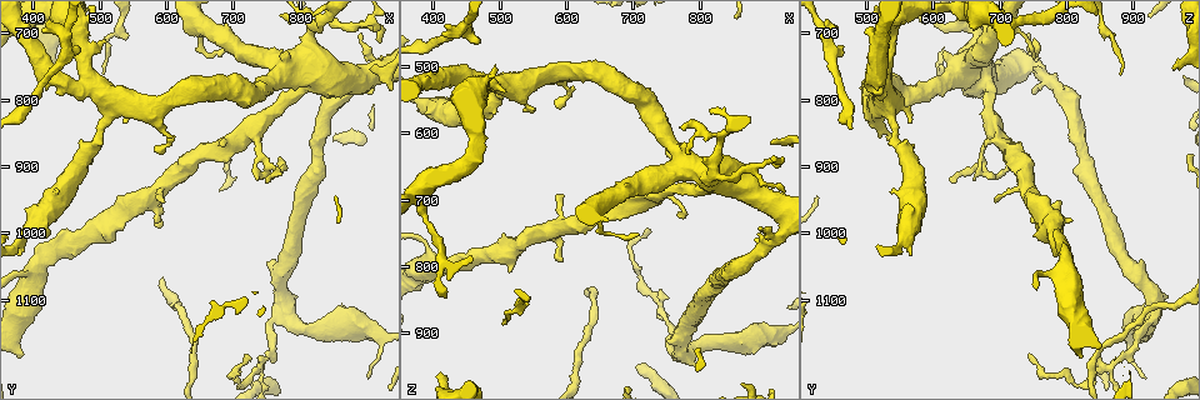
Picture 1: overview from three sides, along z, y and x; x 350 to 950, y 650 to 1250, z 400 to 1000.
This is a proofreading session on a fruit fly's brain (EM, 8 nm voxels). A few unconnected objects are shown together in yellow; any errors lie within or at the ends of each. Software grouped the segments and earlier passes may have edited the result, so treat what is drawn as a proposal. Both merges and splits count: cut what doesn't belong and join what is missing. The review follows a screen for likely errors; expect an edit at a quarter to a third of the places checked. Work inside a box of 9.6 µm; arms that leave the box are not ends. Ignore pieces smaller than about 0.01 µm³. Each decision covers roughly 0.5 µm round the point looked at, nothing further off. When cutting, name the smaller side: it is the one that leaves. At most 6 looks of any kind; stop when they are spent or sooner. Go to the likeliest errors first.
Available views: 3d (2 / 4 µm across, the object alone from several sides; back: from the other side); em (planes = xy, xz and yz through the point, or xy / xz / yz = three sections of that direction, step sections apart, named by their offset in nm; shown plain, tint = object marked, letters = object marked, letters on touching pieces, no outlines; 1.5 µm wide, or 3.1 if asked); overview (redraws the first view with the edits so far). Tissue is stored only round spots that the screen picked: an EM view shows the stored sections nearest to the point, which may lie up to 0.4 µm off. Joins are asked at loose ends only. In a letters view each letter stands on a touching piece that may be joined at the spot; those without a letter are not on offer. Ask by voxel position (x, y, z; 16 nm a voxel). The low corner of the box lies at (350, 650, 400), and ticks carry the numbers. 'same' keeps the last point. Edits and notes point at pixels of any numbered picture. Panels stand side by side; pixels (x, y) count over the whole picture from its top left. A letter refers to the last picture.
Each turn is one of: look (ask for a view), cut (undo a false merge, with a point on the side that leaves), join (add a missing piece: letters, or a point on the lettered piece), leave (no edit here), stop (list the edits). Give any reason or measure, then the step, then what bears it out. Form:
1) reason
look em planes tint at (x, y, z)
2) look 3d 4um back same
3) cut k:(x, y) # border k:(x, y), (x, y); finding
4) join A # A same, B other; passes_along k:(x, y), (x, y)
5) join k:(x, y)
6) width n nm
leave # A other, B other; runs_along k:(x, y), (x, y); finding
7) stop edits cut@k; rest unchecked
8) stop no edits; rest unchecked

an open end
look 3d 2um at (720, 1180, 750)

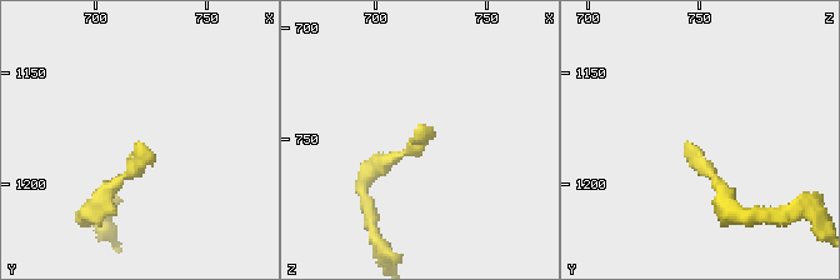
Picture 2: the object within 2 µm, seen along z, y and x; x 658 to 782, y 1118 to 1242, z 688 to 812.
shape alone is not enough
look em planes letters at (718, 1182, 747)

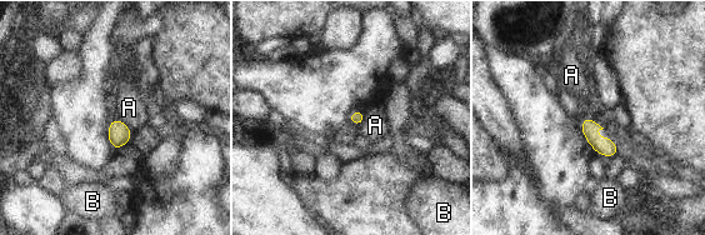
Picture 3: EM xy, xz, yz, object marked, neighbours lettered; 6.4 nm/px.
width 80 nm
leave # A other, B other; border 3:(119, 119), (133, 131); none of them fits

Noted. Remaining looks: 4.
arms part here
look 3d 2um at (740, 1195, 865)

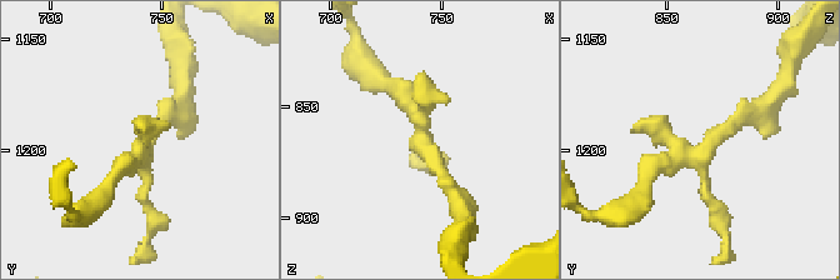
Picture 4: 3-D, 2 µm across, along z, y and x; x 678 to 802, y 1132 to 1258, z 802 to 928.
arms 3; now the EM
look em xy step 4 tint at (741, 1197, 865)

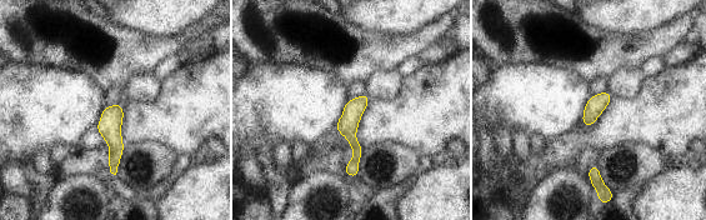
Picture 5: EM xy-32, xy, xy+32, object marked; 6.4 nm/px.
cut it another way
look em planes letters same

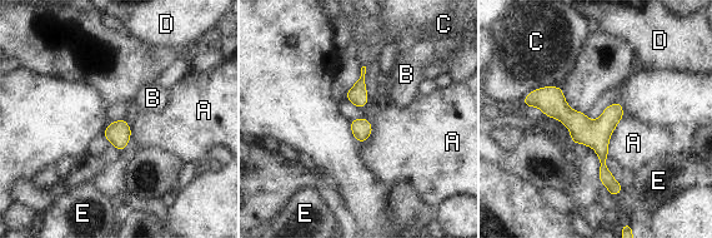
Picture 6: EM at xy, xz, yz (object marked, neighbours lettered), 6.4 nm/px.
leave # A other, B other, C other, D other, E other; runs_along 6:(526, 102), (572, 119), (618, 188); continuous, no second neuron

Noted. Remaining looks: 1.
branch stops here
look em planes letters at (770, 885, 715)

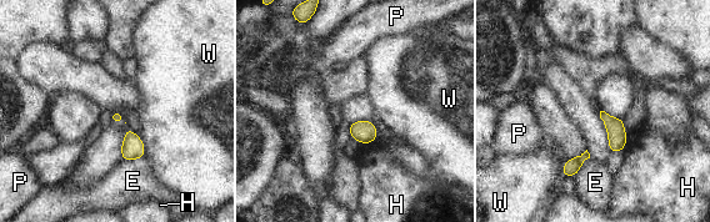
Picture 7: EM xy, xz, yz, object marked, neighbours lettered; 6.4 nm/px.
leave # E other, H other, P other, W other; no lettered piece goes on from it

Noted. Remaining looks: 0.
stop no edits; rest unchecked

